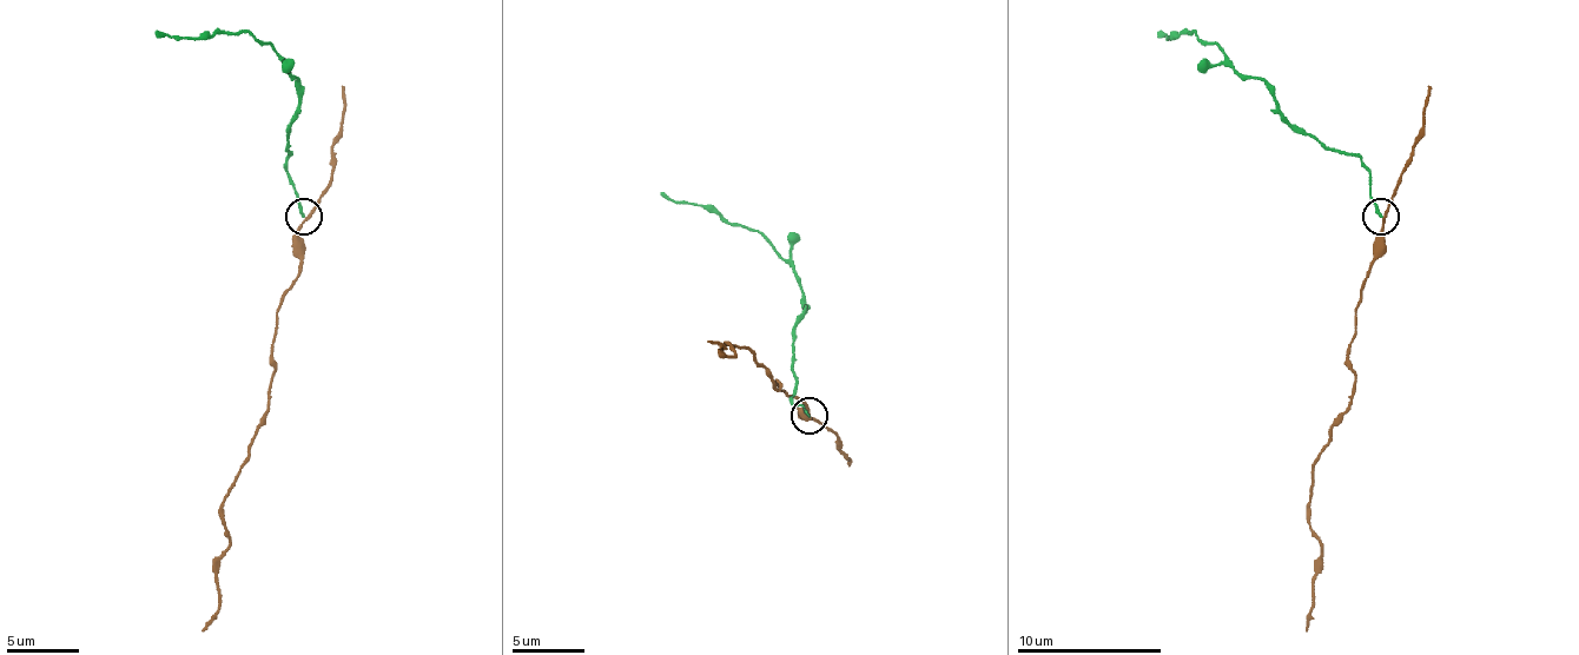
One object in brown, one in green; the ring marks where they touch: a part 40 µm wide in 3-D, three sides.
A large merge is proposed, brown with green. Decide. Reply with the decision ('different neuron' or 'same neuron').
different neuron

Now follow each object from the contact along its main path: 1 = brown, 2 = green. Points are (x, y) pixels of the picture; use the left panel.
1: (304, 218), (297, 255), (301, 265), (279, 309), (268, 410), (224, 501), (217, 617), (203, 632)
2: (304, 218), (286, 163), (286, 134), (297, 108), (290, 65), (250, 32), (196, 35), (156, 32)

